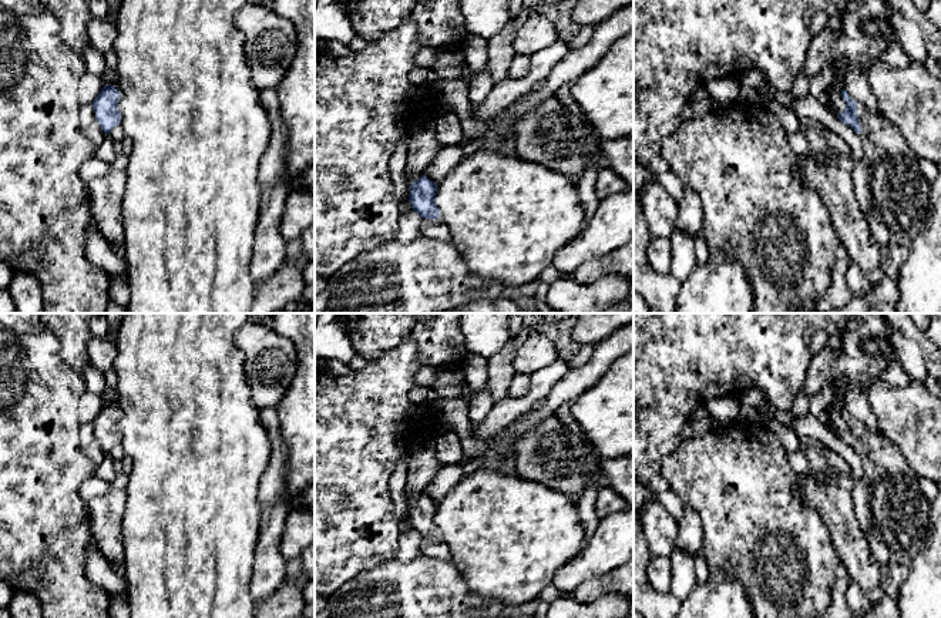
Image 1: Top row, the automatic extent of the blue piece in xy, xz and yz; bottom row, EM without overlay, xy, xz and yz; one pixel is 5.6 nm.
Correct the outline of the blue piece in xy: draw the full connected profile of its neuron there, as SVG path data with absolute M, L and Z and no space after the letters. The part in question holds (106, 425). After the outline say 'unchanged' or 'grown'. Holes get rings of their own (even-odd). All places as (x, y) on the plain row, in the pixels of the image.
M104 404L98 416L93 420L95 437L104 453L110 453L115 444L121 443L120 417L121 412L117 406Z; unchanged

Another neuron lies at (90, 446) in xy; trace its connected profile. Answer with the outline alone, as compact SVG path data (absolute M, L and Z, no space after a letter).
M81 423L78 429L78 439L81 443L83 453L94 463L98 463L104 459L104 450L101 449L93 423Z

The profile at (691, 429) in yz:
M710 416L702 421L688 421L682 430L682 436L683 439L702 436L706 431L713 430L715 429L713 426L715 426L715 419Z

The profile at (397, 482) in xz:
M399 421L396 427L397 427L396 439L397 439L397 446L401 450L401 459L397 463L390 477L389 490L394 503L394 510L396 510L400 527L411 527L411 524L404 517L404 513L407 508L406 483L407 483L407 471L409 471L407 431L401 421Z

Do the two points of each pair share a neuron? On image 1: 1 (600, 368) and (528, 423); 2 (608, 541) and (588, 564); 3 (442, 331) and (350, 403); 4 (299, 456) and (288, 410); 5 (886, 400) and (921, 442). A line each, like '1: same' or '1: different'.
1: same
2: same
3: different
4: same
5: same

